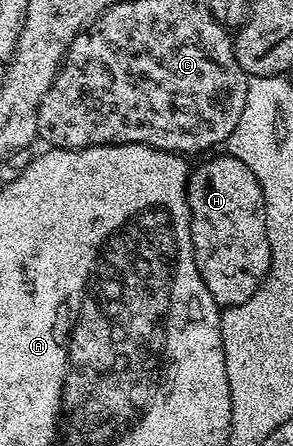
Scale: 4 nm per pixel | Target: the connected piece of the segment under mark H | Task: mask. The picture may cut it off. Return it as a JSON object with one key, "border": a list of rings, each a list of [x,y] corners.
{"border":[[[222,153],[222,158],[213,158],[201,167],[194,169],[189,175],[189,219],[191,220],[191,240],[195,264],[199,268],[199,276],[203,284],[207,284],[207,292],[216,300],[218,307],[238,306],[247,300],[261,287],[269,272],[271,264],[271,248],[267,240],[267,224],[265,223],[265,201],[259,188],[259,180],[243,160],[232,154]]]}

